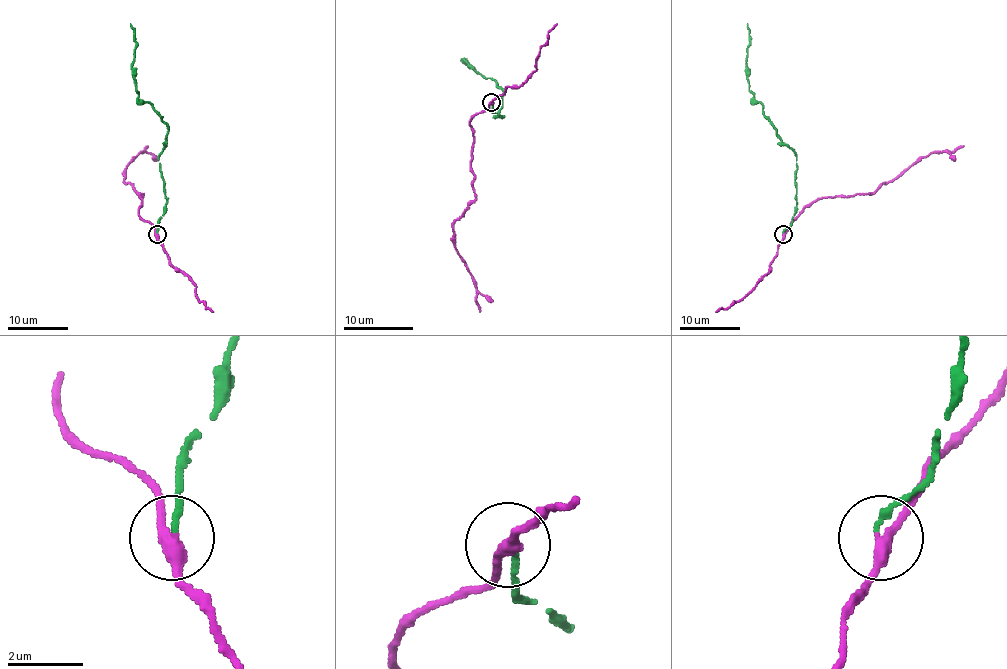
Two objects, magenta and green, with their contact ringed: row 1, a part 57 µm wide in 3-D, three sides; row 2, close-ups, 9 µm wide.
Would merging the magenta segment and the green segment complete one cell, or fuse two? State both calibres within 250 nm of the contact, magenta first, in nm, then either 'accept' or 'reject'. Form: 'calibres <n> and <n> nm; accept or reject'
calibres 320 and 150 nm; reject

